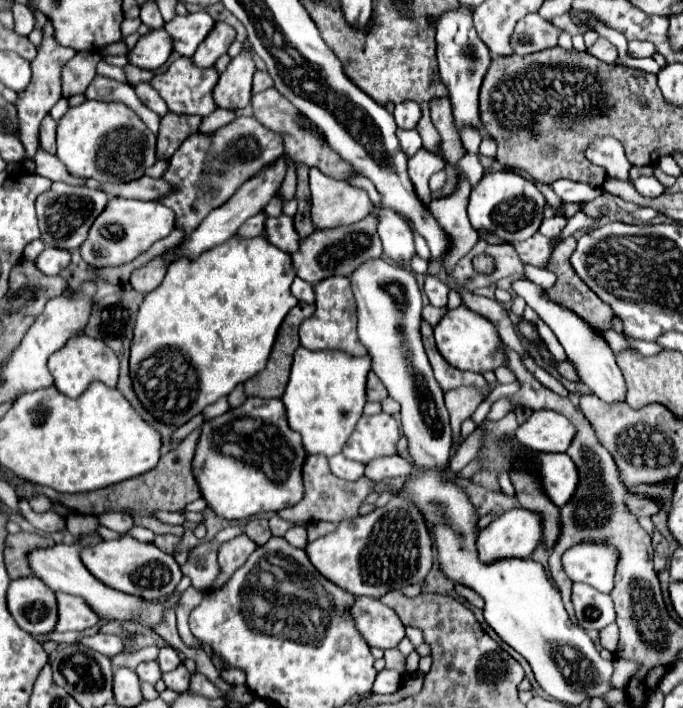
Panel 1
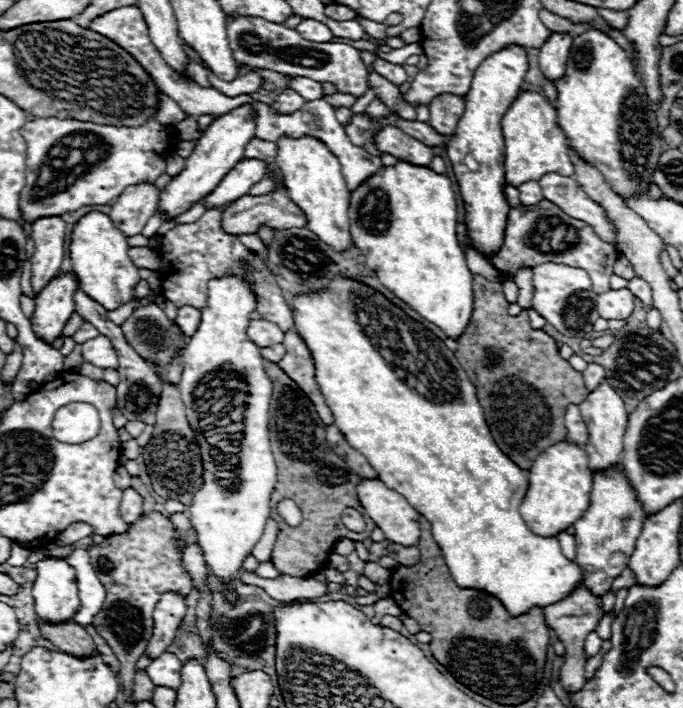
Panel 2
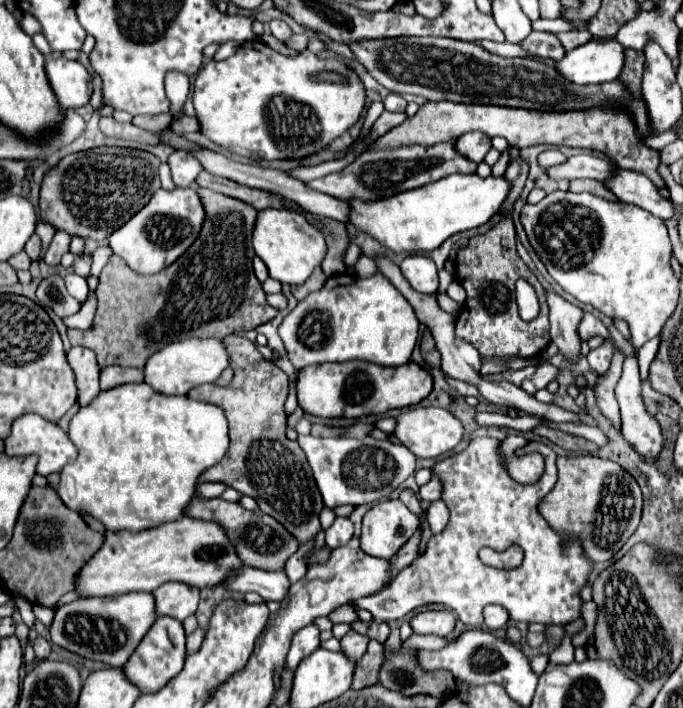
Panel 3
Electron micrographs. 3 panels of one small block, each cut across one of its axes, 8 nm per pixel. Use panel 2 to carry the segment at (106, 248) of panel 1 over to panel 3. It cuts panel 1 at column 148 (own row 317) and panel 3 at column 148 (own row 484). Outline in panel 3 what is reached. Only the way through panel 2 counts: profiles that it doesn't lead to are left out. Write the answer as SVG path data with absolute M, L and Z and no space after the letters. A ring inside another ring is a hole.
M160 188L134 218L130 218L110 236L108 242L114 254L124 258L134 272L156 274L190 248L202 228L202 220L204 208L200 208L200 198L196 198L196 192L192 188Z

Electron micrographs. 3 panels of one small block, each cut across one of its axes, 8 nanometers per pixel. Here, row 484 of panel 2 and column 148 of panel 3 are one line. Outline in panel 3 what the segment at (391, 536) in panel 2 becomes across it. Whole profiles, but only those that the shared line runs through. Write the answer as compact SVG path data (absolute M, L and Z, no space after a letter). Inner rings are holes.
M188 338L172 342L148 358L144 366L144 382L152 386L154 392L160 392L164 396L184 396L188 390L200 384L216 382L224 368L228 368L228 354L224 352L224 344L220 340Z

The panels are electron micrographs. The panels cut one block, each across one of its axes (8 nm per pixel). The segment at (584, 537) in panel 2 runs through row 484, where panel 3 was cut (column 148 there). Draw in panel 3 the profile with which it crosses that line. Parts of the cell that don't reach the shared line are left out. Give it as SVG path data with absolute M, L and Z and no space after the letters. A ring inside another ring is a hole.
M130 592L114 598L78 598L76 602L56 608L50 626L52 642L90 660L108 666L124 666L144 634L156 620L154 596L150 592Z

